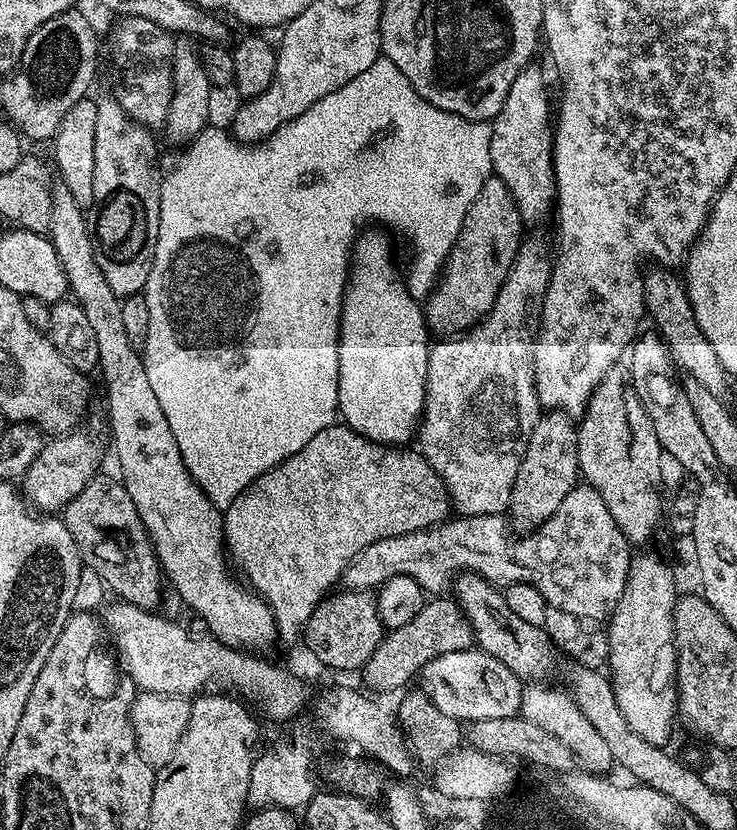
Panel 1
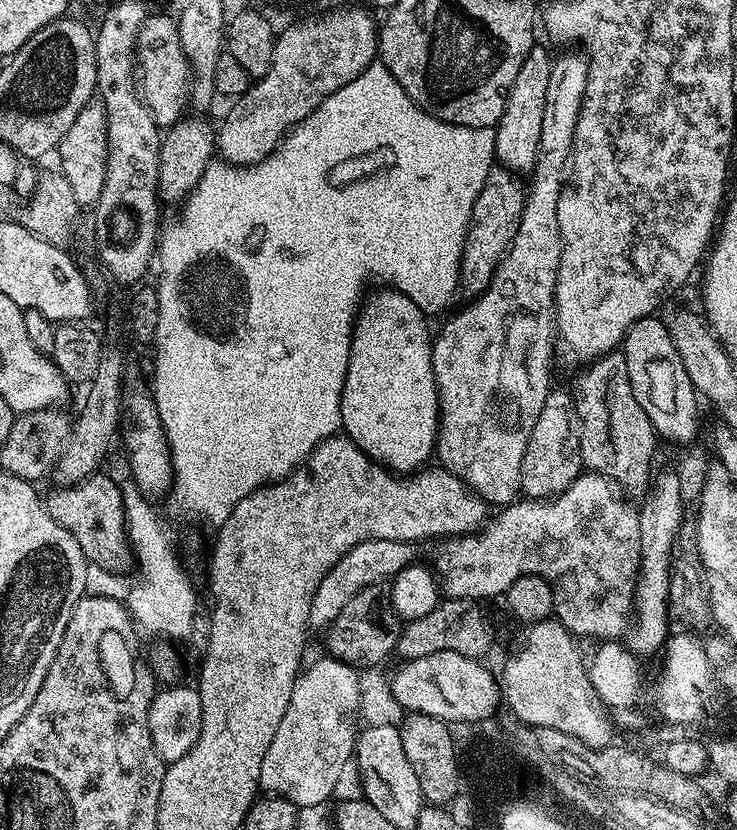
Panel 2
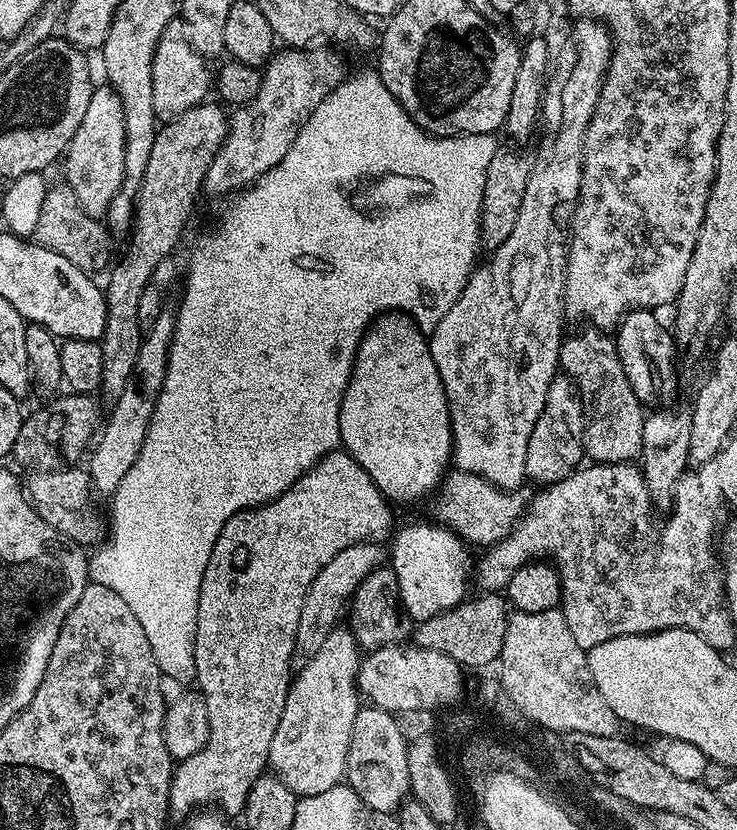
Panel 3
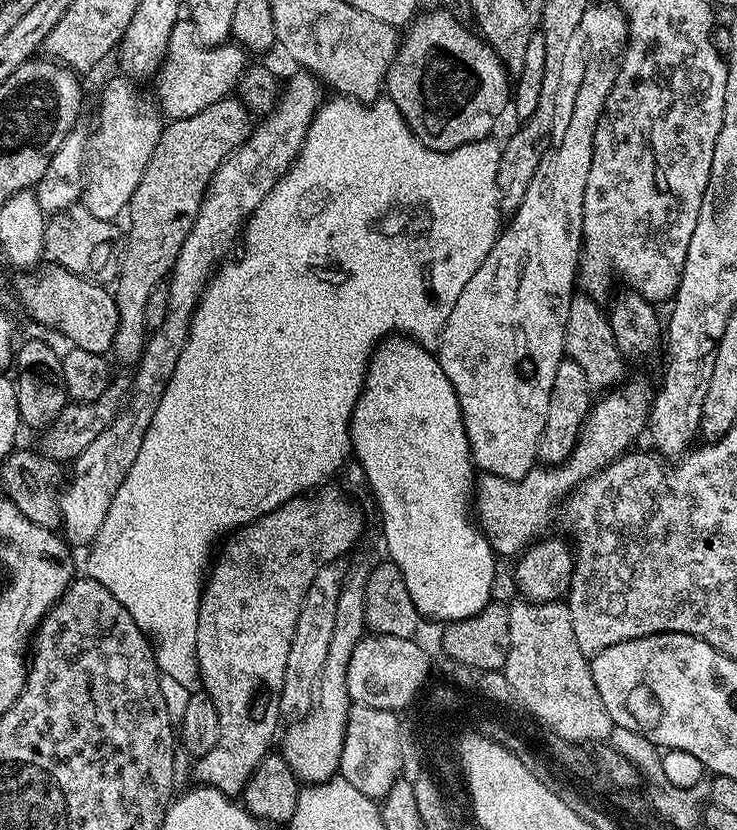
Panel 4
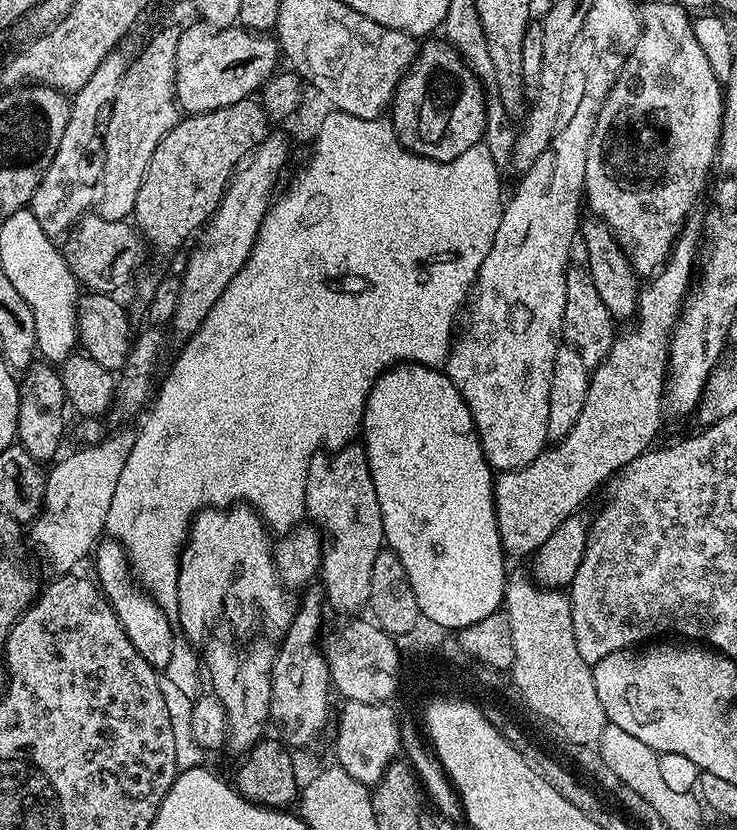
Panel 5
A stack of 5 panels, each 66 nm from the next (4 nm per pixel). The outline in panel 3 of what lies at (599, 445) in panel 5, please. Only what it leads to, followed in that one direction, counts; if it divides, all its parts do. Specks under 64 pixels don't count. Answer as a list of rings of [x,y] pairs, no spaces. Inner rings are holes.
[[[452,470],[445,475],[435,497],[437,500],[434,520],[456,533],[469,545],[479,546],[484,540],[490,541],[492,545],[500,544],[502,538],[511,534],[512,527],[529,507],[530,496],[526,493],[524,490],[499,488],[478,474]]]

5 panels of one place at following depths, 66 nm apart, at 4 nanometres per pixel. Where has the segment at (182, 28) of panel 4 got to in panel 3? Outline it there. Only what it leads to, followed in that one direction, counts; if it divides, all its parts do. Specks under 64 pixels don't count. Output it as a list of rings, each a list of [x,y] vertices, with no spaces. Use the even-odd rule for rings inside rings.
[[[179,19],[170,22],[156,43],[156,53],[152,63],[152,81],[154,82],[154,110],[157,121],[167,122],[186,114],[194,106],[205,103],[214,88],[214,72],[207,68],[205,57],[198,55],[187,35],[182,31]]]

